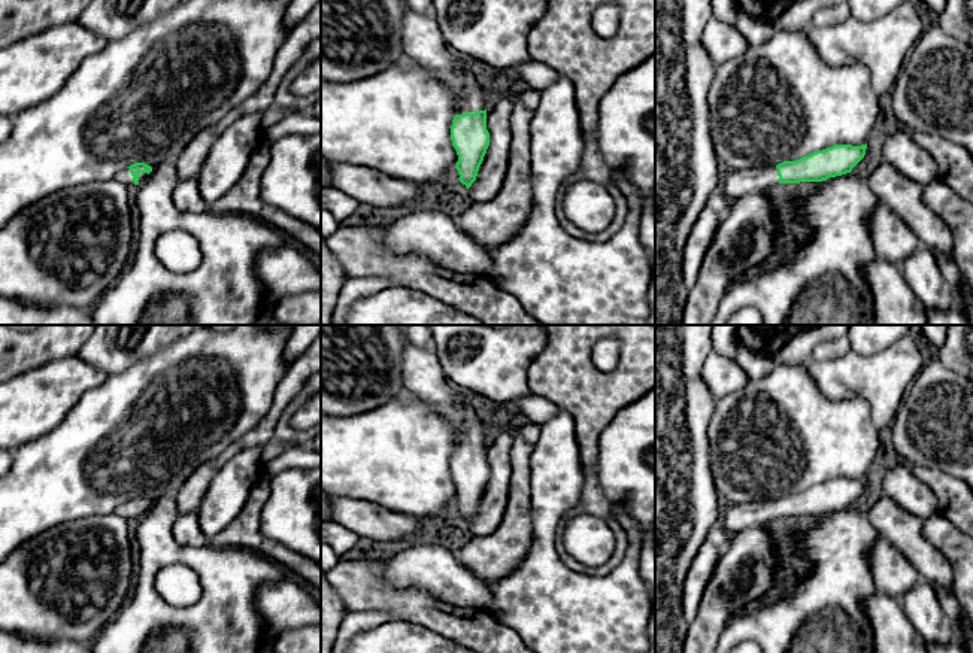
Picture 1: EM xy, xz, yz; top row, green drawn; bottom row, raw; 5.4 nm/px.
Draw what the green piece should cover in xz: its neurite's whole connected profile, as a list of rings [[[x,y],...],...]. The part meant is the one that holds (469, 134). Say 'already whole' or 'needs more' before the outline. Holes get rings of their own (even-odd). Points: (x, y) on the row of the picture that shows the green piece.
needs more | [[[407,0],[403,18],[404,58],[419,63],[452,95],[455,116],[451,127],[452,146],[458,161],[455,168],[460,182],[469,189],[476,180],[479,167],[489,146],[486,130],[485,92],[475,73],[460,76],[466,64],[443,39],[433,12],[416,12]]]

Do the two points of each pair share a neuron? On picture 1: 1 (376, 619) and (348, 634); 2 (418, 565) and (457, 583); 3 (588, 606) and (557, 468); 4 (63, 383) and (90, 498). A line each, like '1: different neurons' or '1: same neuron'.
1: same neuron
2: same neuron
3: same neuron
4: different neurons

